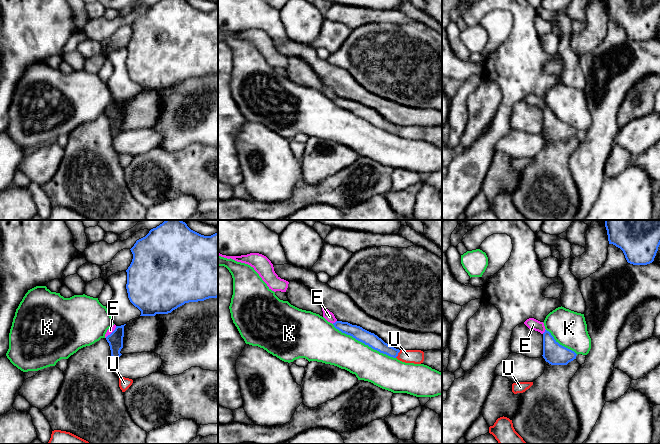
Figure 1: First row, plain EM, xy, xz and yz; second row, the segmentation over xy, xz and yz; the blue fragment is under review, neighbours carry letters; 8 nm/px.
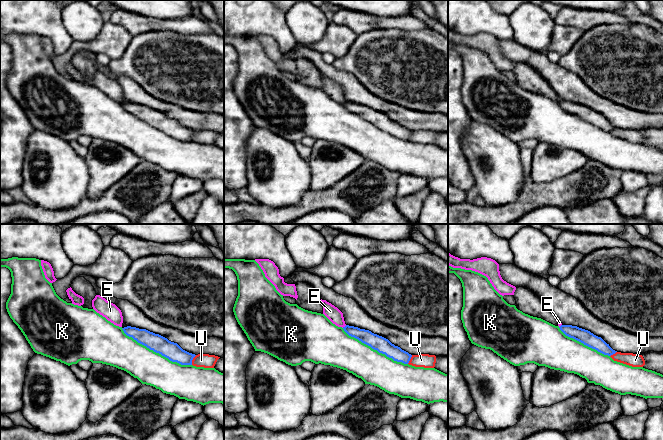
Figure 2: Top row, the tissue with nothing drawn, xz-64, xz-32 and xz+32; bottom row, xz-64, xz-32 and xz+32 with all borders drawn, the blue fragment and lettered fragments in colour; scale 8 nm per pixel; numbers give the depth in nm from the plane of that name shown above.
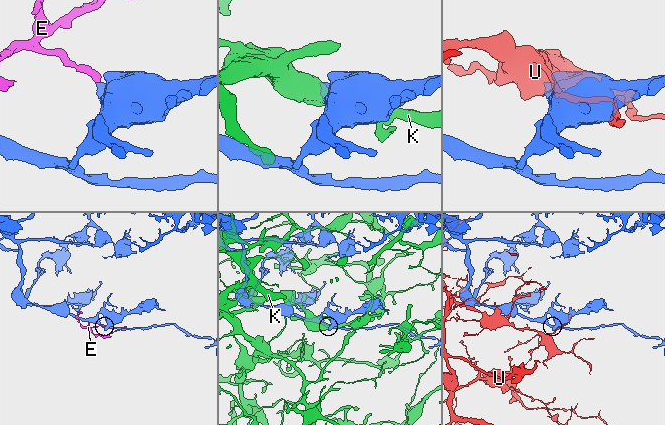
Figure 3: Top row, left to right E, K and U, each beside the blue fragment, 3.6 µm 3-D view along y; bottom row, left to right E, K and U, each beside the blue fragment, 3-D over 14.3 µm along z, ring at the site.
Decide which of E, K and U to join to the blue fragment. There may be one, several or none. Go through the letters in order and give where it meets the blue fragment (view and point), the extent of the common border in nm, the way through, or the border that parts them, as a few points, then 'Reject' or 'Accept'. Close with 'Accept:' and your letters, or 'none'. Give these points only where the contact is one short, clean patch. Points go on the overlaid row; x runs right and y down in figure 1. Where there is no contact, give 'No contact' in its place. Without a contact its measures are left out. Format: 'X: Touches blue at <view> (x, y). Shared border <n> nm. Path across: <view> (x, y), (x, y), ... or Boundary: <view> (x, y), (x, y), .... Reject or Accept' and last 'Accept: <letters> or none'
E: Touches blue at xy (112, 332). Shared border 130 nm. Boundary: xy (116, 326), (105, 337). Reject
K: Touches blue at xz (364, 343). Shared border 600 nm. Reject
U: Touches blue at xz (397, 354). Shared border 80 nm. Reject
Accept: none

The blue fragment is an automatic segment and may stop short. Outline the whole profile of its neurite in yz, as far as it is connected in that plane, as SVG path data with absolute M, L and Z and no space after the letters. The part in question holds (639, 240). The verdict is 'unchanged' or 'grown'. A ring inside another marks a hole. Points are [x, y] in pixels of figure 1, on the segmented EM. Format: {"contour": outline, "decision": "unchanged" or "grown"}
{"contour": "M605 220L609 244L620 248L628 263L647 265L660 245L660 220Z", "decision": "unchanged"}

